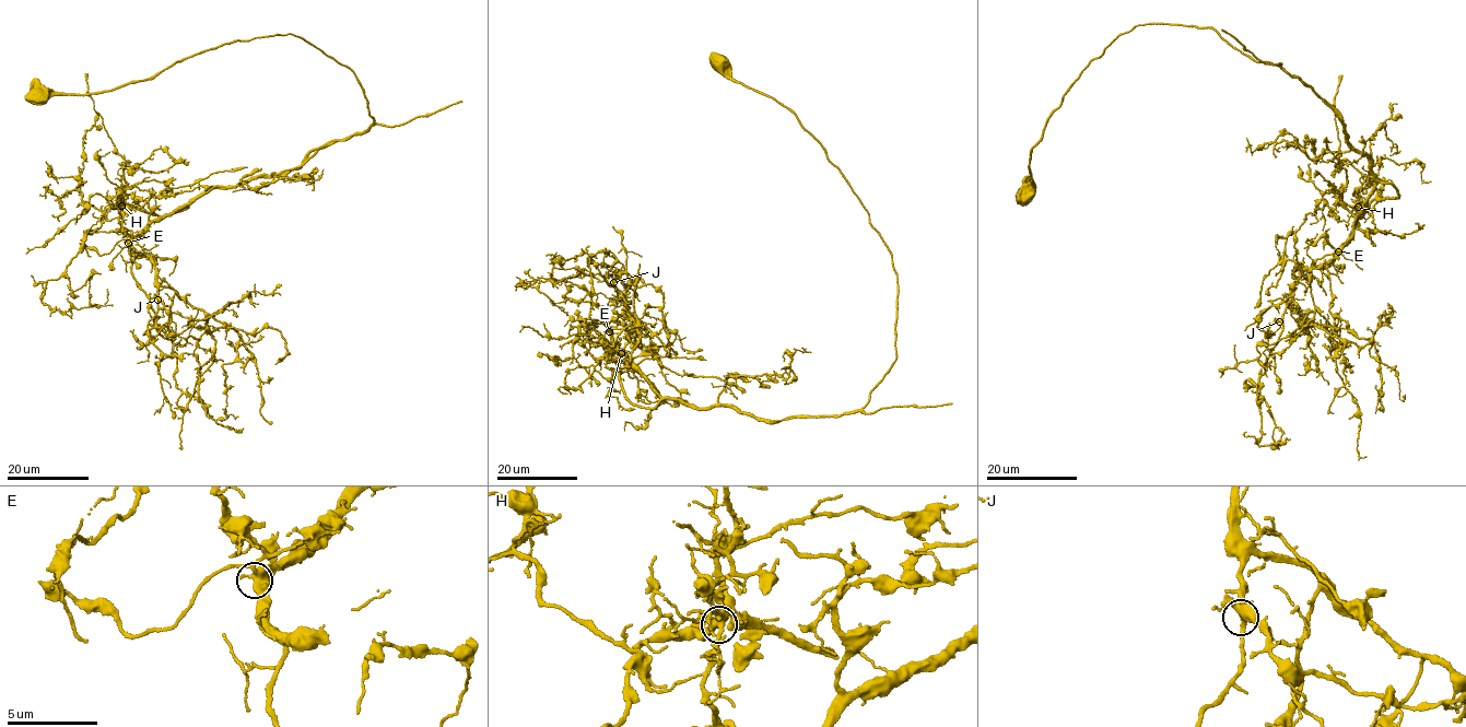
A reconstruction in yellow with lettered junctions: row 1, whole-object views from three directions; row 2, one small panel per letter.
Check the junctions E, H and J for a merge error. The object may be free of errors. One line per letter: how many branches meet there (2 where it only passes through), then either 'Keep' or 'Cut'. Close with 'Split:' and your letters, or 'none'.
E: Branches: 4. Keep
H: Branches: 7. Keep
J: Branches: 4. Keep
Split: none

